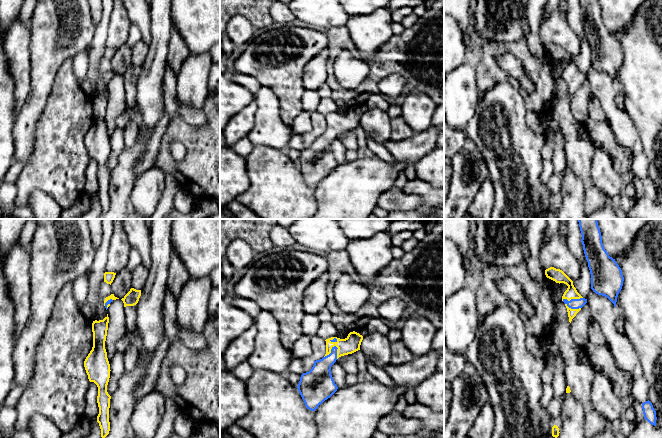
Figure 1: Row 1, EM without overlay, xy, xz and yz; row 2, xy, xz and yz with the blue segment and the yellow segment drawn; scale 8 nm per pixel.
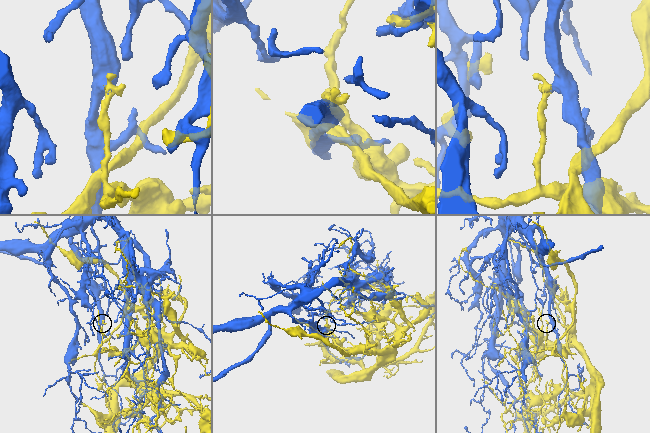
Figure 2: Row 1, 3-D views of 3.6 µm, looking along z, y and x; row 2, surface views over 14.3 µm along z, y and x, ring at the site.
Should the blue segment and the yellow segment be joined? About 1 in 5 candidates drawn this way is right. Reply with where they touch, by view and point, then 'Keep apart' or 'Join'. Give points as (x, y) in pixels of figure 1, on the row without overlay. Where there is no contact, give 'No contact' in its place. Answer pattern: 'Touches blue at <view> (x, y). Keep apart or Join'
Touches blue at xz (331, 126). Keep apart

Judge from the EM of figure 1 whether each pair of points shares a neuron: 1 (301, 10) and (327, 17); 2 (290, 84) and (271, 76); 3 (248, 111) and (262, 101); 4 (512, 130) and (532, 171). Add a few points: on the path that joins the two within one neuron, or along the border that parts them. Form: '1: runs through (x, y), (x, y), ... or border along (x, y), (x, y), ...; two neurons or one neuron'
1: runs through (307, 10), (321, 11); one neuron
2: runs through (285, 79), (282, 76), (276, 76); one neuron
3: border along (255, 101), (255, 121), (251, 128); two neurons
4: runs through (512, 140), (512, 151), (522, 161); one neuron

